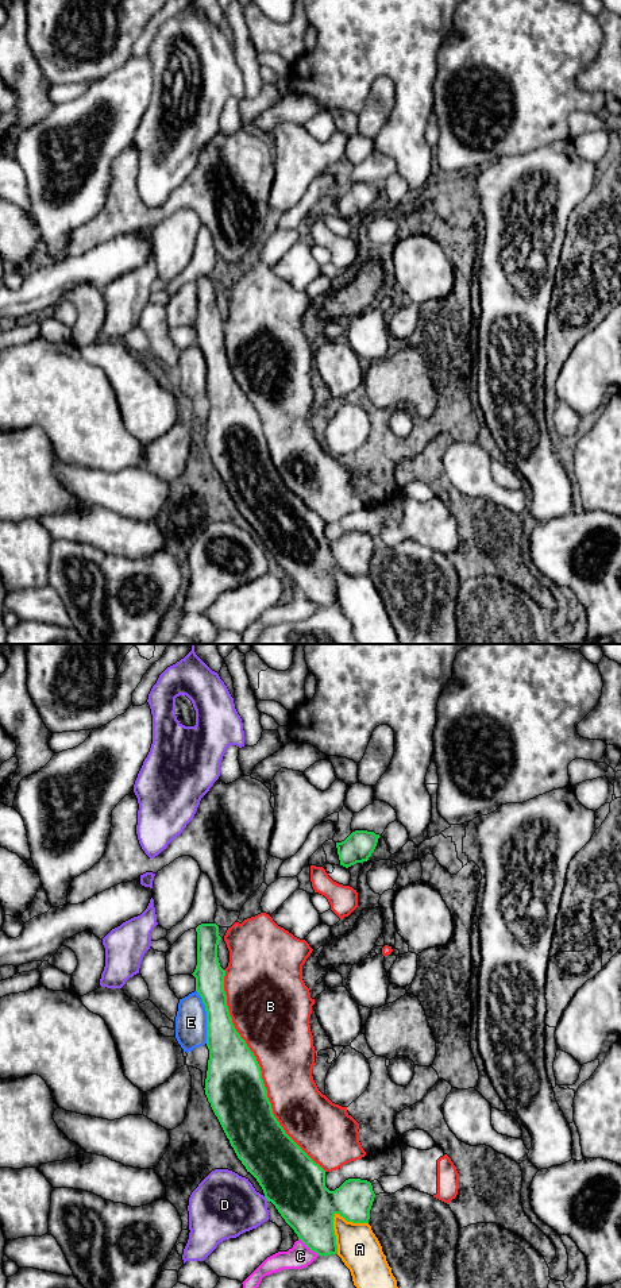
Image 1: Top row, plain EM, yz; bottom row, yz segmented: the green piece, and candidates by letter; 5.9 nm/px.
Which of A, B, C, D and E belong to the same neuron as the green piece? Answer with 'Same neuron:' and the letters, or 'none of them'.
Same neuron: E

